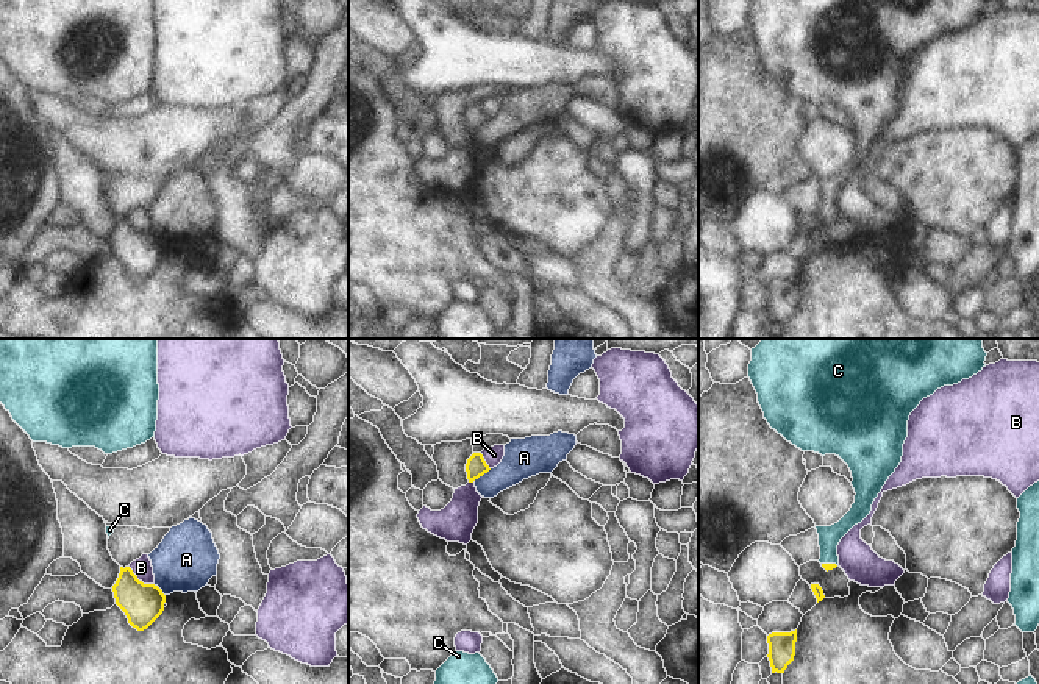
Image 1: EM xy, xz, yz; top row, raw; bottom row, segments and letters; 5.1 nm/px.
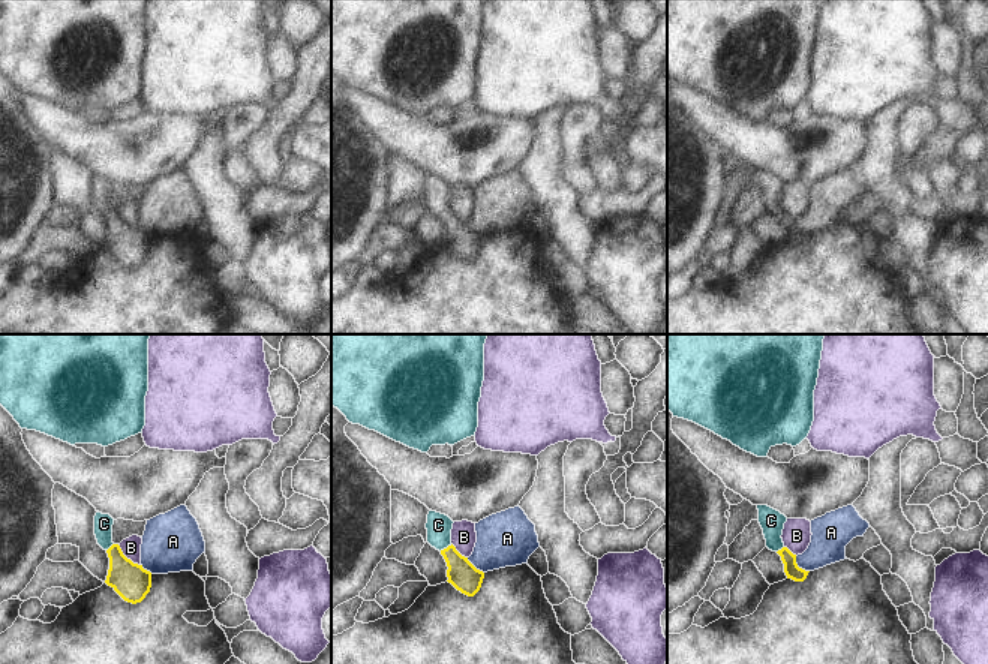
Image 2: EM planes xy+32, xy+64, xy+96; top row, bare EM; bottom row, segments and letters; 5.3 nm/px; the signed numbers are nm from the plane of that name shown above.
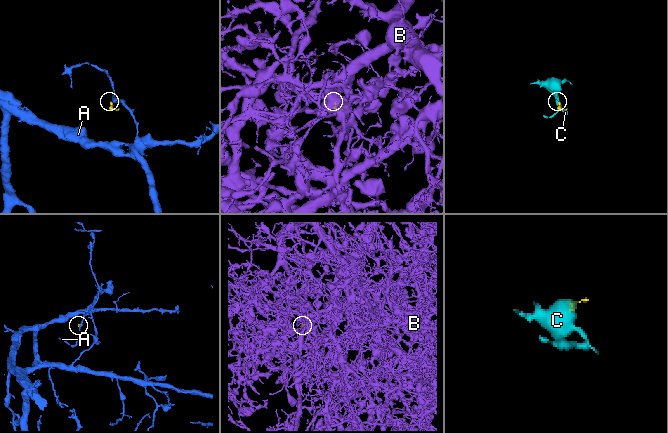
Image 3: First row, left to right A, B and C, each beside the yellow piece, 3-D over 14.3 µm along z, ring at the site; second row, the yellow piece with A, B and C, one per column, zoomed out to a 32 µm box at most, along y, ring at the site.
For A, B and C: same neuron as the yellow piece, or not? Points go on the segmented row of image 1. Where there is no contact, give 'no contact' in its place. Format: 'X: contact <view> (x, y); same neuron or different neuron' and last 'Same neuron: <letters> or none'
A: contact xz (482, 475); different neuron
B: contact xy (141, 581); different neuron
C: contact yz (830, 564); same neuron
Same neuron: C

